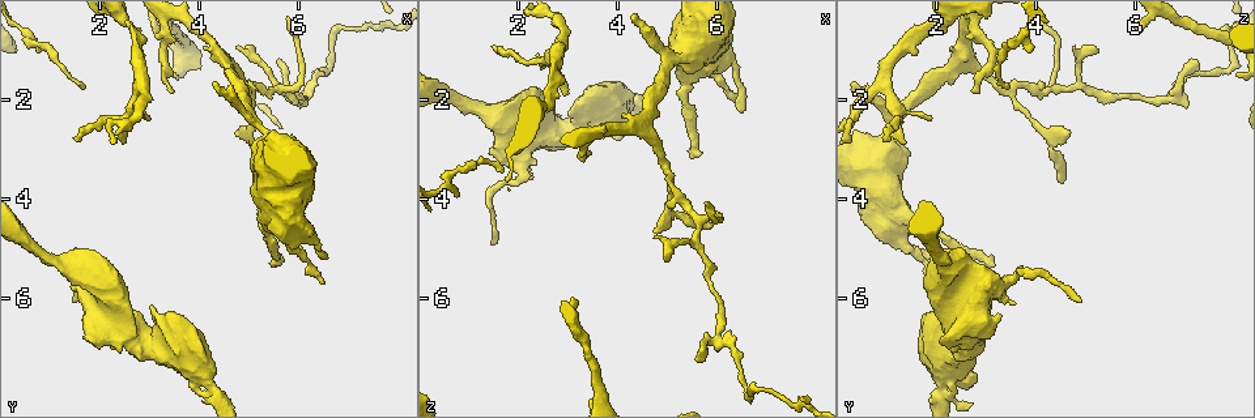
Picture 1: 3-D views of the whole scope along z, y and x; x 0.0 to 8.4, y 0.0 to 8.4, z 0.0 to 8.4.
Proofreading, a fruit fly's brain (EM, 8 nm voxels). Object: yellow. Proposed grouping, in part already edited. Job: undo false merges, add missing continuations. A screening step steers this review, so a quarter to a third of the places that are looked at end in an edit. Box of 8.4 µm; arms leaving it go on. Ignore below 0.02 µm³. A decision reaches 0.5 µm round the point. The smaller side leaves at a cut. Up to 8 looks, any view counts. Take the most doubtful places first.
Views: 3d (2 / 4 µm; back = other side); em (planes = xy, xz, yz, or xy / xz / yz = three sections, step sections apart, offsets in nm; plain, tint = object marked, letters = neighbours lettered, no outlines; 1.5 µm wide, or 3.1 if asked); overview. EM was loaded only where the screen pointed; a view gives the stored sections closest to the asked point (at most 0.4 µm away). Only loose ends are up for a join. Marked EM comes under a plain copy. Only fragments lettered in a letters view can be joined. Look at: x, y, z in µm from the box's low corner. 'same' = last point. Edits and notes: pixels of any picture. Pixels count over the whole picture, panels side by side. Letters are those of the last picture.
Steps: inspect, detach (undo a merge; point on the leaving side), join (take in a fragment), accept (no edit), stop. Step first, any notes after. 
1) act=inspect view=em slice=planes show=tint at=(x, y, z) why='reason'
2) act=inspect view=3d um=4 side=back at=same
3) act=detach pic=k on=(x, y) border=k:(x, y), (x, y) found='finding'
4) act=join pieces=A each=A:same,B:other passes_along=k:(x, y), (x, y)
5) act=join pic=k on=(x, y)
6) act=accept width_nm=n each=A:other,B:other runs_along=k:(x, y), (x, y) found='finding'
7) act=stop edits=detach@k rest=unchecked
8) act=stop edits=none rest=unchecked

act=inspect view=3d um=2 side=back at=(3.25, 0.60, 6.15)

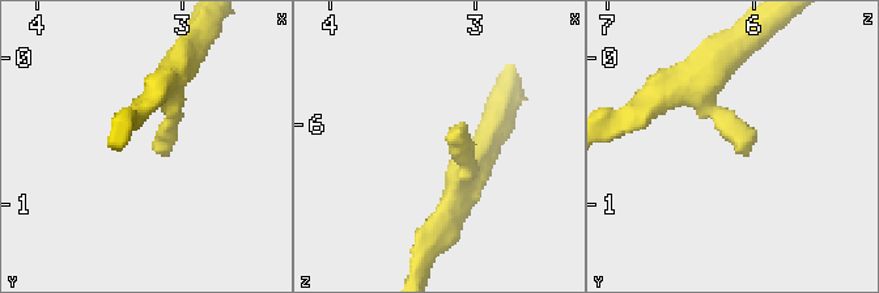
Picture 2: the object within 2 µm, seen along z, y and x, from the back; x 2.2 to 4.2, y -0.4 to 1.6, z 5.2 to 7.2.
act=inspect view=em slice=planes show=letters at=(3.18, 0.64, 6.12) why='shape alone is not enough'

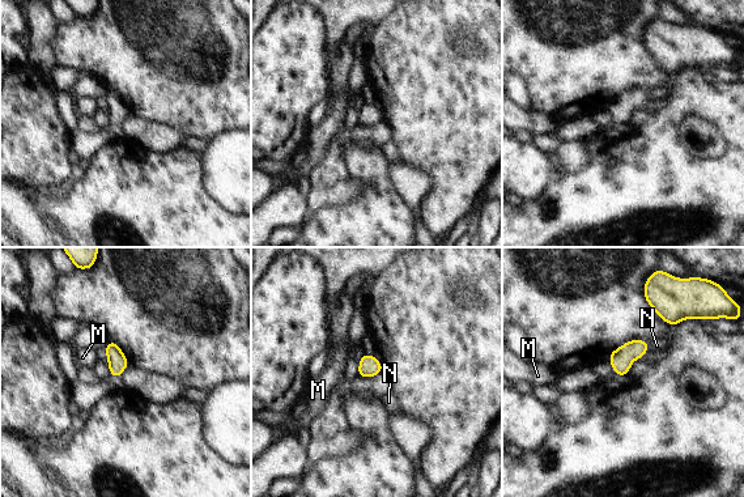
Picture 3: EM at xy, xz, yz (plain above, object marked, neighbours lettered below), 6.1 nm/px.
act=accept width_nm=120 each=M:other,N:other found='none of them fits'

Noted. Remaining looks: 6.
act=inspect view=3d um=4 at=(6.05, 2.05, 6.80) why='sharp bend'

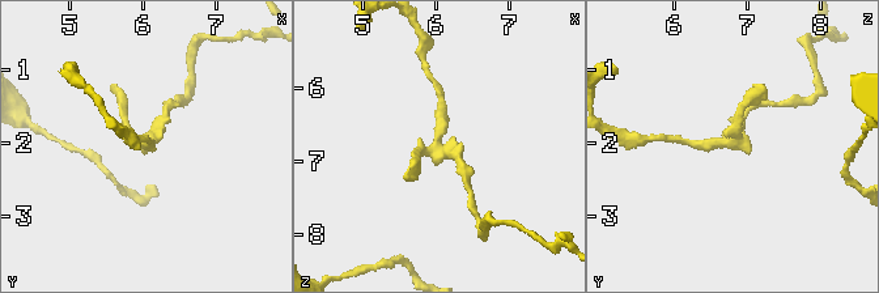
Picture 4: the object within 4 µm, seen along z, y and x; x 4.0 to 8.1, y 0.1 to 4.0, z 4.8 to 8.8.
act=inspect view=em slice=planes show=letters at=(6.05, 2.00, 6.75)

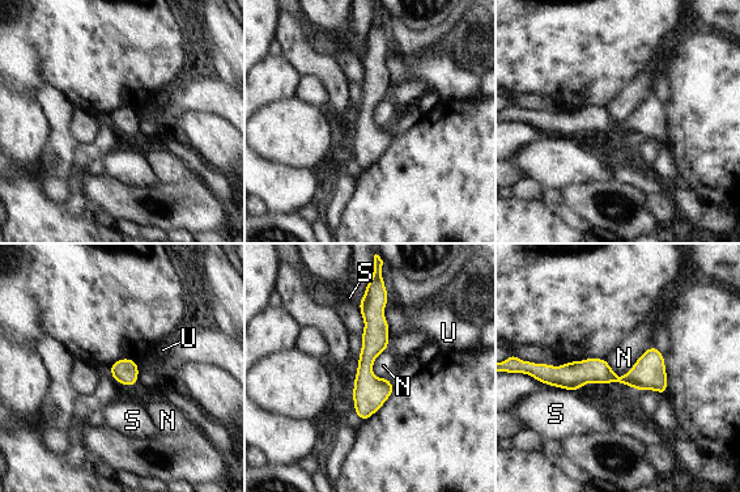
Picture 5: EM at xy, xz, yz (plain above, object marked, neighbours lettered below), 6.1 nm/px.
act=accept width_nm=190 longest_contact=N:320nm each=N:other,S:other,U:other found='continuous, no second neuron'

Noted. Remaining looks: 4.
act=inspect view=3d um=2 at=(4.70, 1.00, 4.80) why='tapers out'

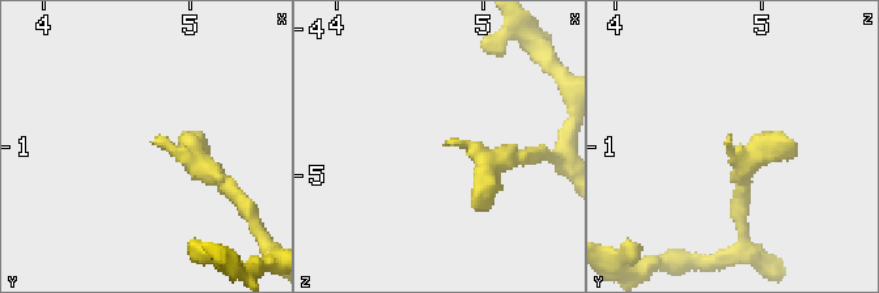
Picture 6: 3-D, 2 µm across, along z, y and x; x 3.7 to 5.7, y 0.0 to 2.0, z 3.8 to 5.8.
act=inspect view=em slice=planes show=tint at=(4.74, 0.96, 4.78)

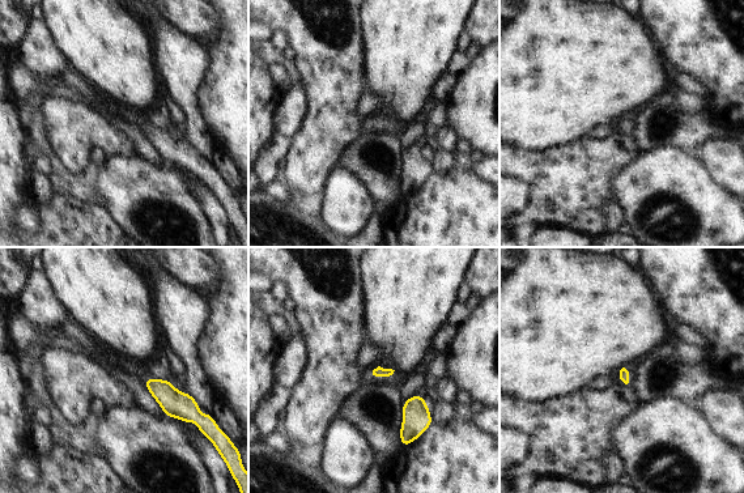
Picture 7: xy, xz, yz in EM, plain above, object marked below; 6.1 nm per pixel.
act=inspect view=em slice=planes show=letters at=same why='what lies round it'

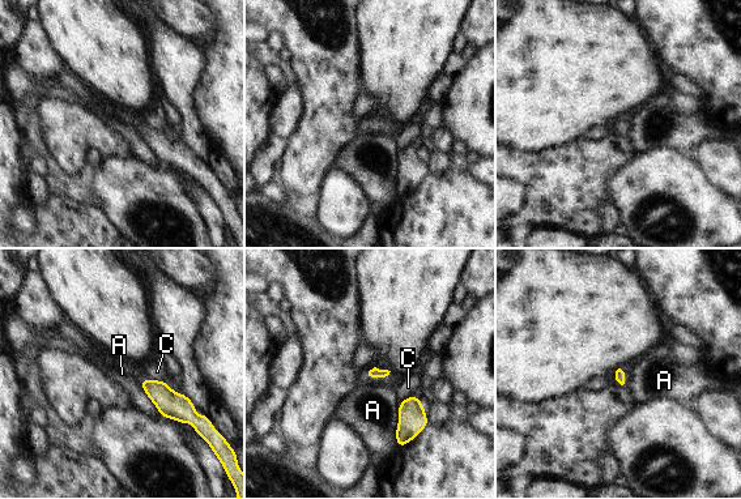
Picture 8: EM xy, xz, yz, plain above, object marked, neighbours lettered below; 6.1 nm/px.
act=accept longest_contact=A:280nm each=A:other,C:other border=8:(399, 404), (397, 447) found='no lettered fragment goes on from it'

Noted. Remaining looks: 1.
act=stop edits=none rest=unchecked

